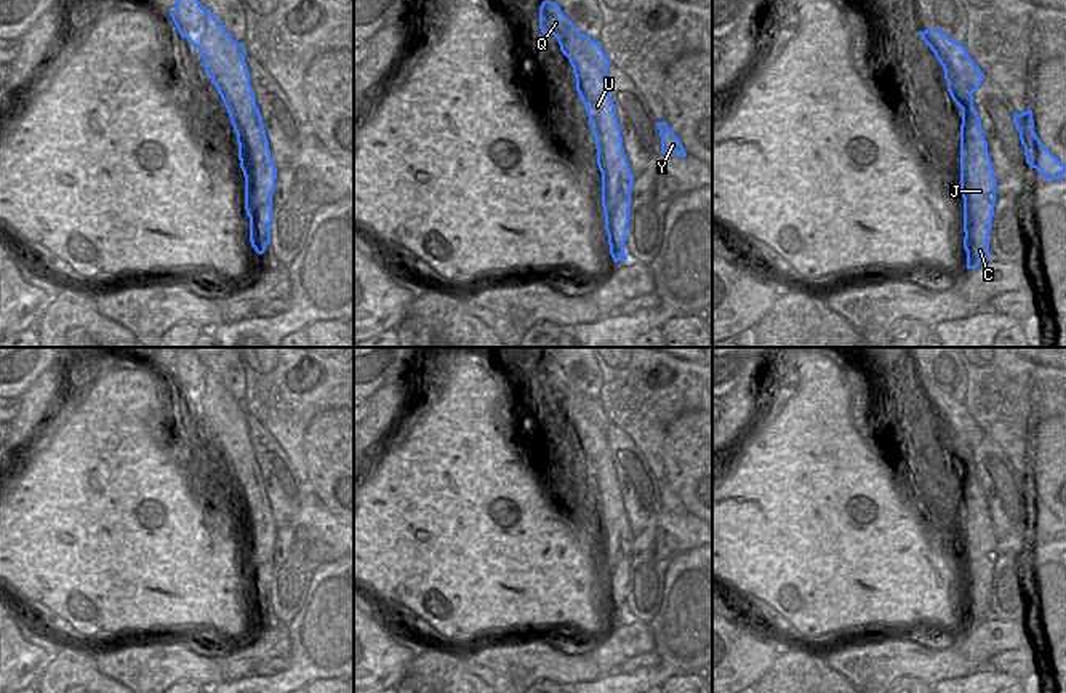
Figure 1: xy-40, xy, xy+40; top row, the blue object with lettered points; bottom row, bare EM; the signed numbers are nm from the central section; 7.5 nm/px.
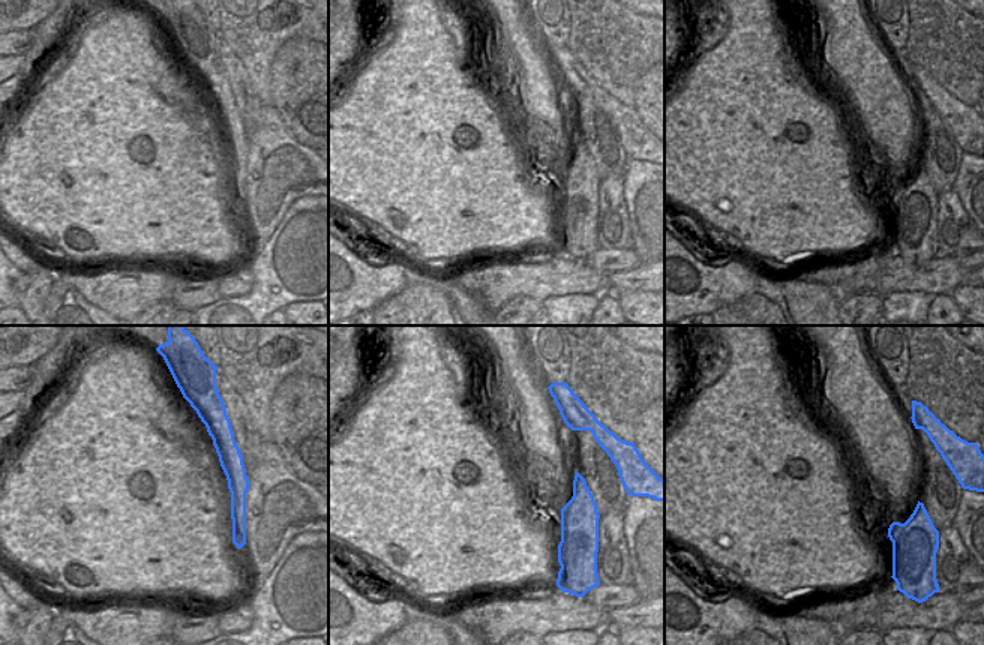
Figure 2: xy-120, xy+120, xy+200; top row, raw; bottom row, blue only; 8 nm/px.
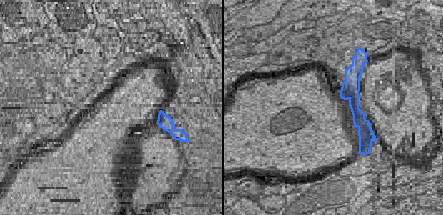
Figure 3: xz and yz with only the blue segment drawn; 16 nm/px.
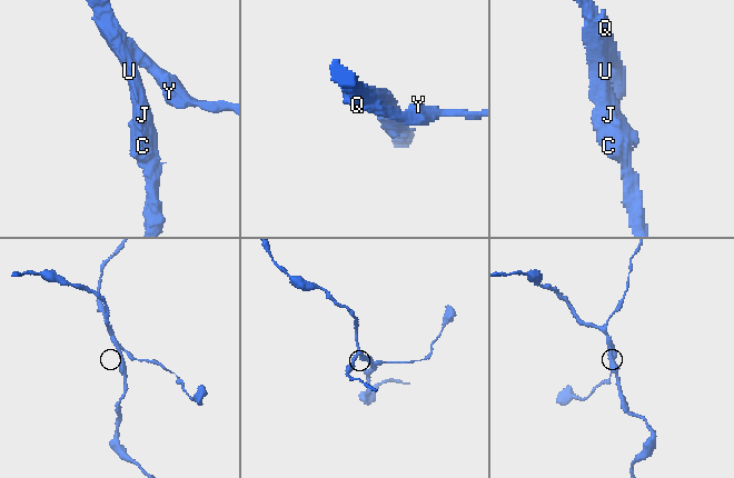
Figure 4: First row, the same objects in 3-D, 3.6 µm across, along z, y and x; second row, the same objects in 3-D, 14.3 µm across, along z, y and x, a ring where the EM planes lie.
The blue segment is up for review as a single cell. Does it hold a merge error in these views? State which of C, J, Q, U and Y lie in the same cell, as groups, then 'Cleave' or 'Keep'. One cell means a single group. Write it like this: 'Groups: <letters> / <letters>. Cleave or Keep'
Groups: C J U / Q Y. Cleave.

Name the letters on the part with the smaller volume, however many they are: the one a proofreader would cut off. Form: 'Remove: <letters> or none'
Remove: Q, Y

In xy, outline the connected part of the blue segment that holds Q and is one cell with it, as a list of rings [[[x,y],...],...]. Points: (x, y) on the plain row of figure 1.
[[[551,365],[547,375],[539,375],[539,387],[543,392],[551,392],[555,397],[567,395],[570,403],[575,403],[581,411],[584,411],[605,434],[608,432],[610,419],[607,418],[600,402],[581,392],[578,386],[567,378],[562,368]]]

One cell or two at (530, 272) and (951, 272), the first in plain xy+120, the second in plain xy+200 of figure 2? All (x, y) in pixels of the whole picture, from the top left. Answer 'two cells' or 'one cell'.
one cell

